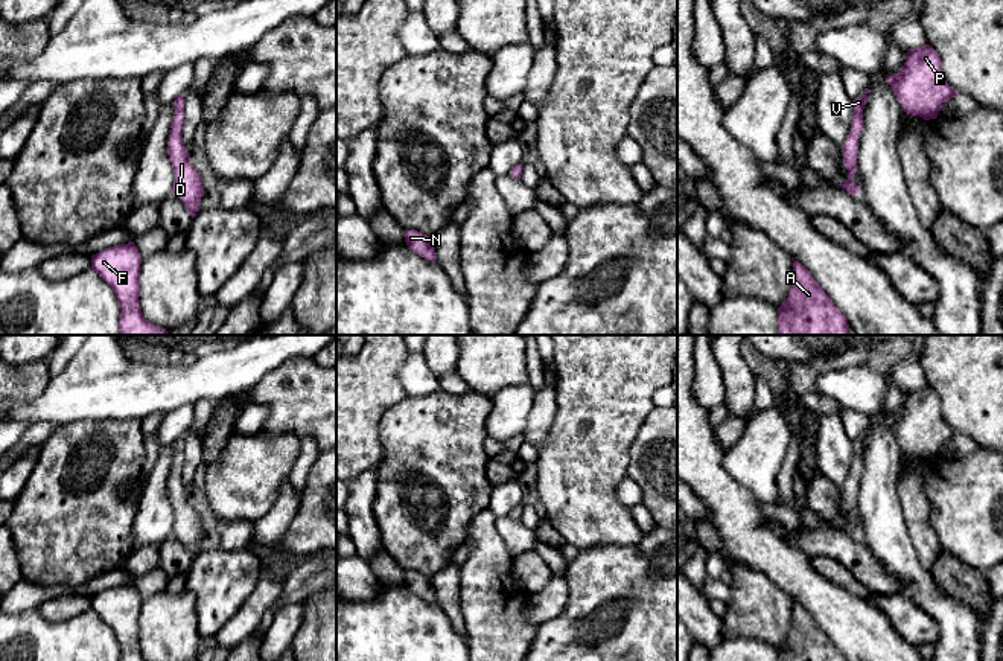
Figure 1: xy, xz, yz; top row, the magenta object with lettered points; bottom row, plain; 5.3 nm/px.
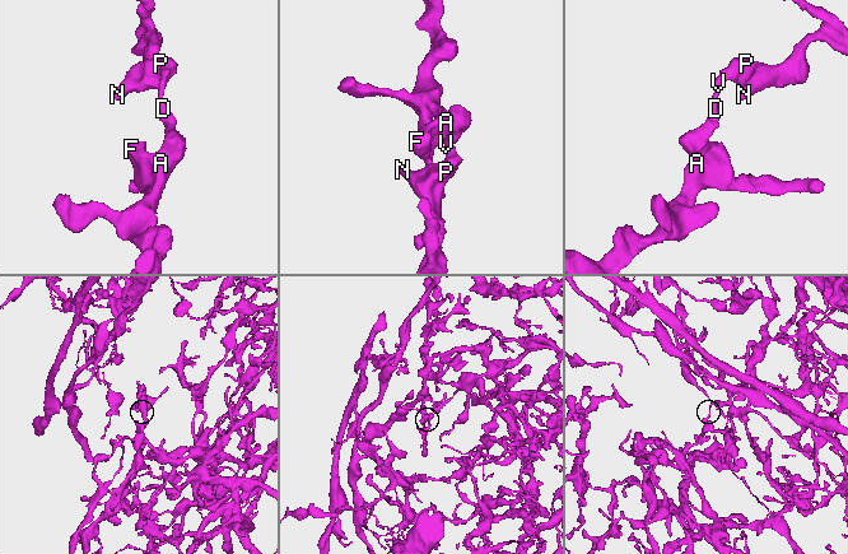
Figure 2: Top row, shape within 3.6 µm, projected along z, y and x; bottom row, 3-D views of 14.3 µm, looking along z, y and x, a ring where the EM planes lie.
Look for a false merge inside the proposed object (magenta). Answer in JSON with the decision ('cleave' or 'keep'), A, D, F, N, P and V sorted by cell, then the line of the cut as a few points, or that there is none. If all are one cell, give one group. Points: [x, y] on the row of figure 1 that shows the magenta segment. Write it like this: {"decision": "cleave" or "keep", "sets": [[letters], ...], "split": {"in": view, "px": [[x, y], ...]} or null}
{"decision": "keep", "sets": [["A", "D", "F", "N", "P", "V"]], "split": null}

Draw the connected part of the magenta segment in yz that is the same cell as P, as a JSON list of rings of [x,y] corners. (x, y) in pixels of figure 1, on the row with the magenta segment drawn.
[[[930,44],[907,49],[904,65],[886,78],[904,113],[924,120],[936,119],[942,105],[959,93],[944,79],[941,65]]]

